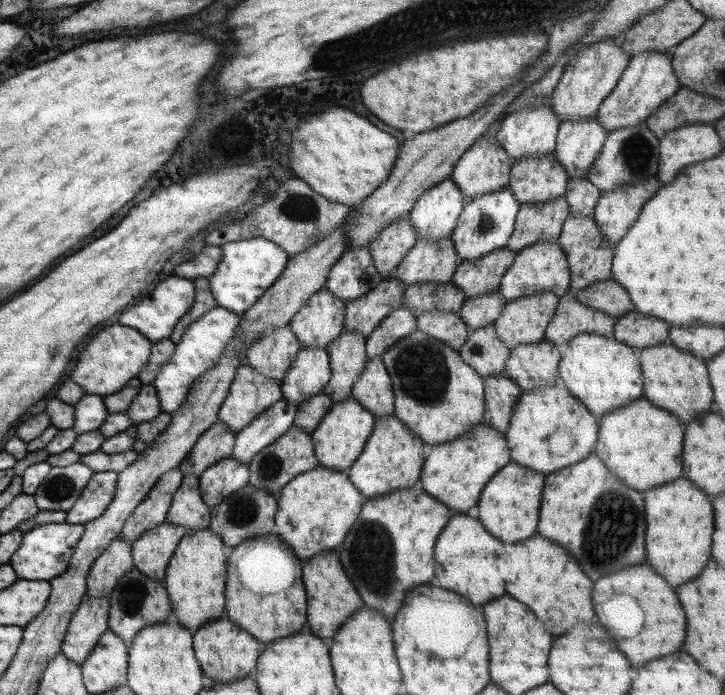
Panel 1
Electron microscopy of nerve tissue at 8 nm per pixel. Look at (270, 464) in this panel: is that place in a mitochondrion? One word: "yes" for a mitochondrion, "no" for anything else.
yes

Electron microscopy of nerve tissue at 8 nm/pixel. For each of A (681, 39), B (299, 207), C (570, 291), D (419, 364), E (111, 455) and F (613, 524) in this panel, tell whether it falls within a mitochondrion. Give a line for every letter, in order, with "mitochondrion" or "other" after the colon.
A: other
B: mitochondrion
C: other
D: mitochondrion
E: other
F: mitochondrion

